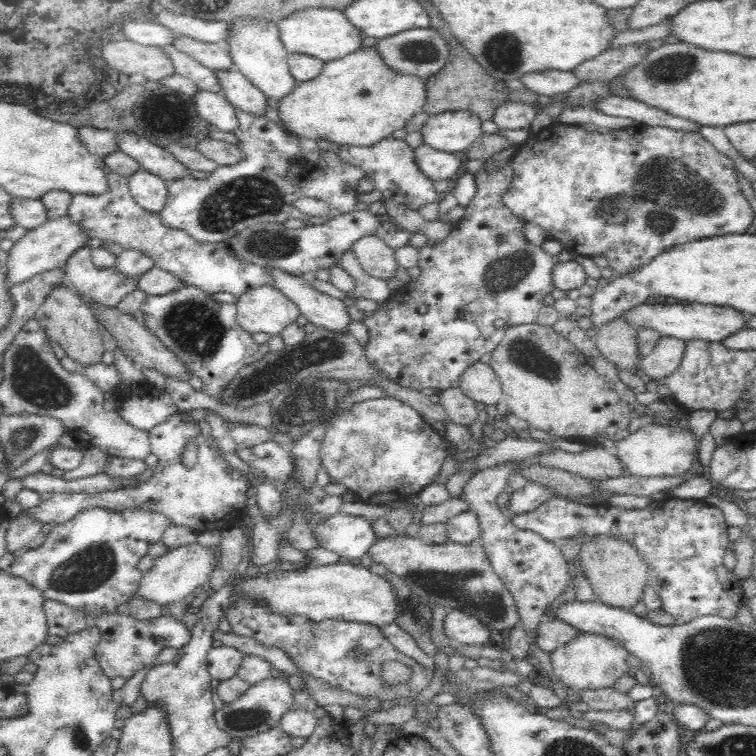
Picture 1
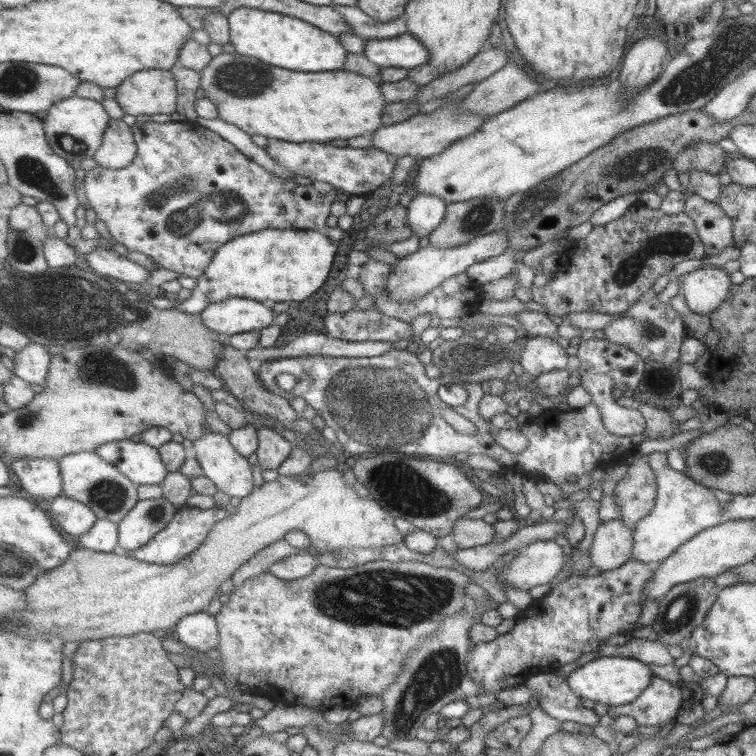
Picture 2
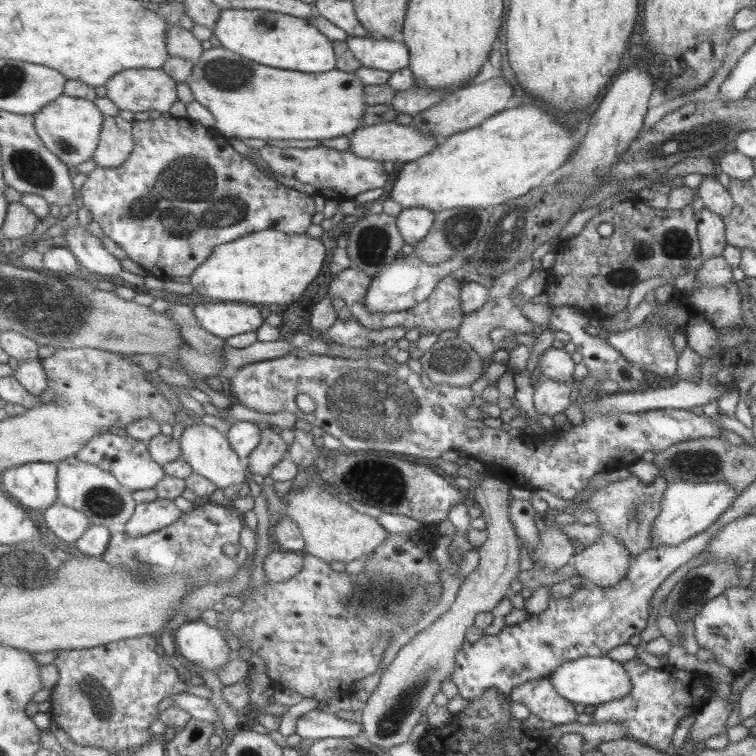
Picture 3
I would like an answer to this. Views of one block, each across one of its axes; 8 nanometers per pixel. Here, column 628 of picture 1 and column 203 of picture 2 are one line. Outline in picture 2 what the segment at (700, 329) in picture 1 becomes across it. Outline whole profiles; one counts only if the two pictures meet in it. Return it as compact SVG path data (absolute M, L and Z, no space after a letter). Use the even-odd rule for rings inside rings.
M239 296L214 302L200 312L202 321L211 330L227 338L241 332L261 332L274 324L276 315L270 303Z

